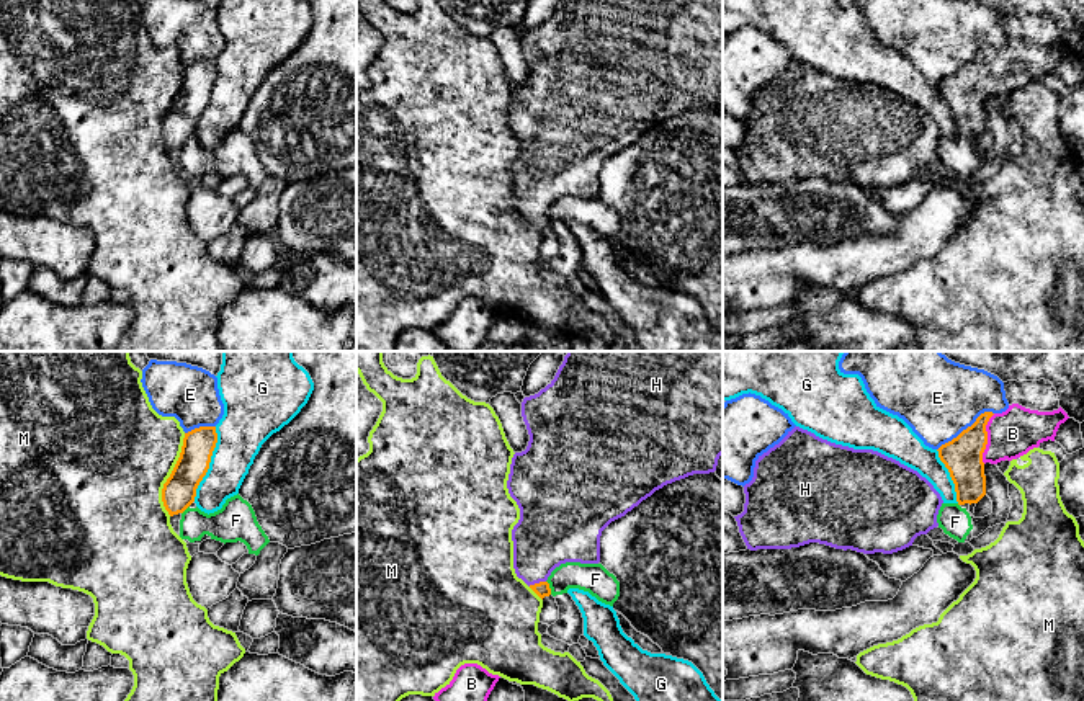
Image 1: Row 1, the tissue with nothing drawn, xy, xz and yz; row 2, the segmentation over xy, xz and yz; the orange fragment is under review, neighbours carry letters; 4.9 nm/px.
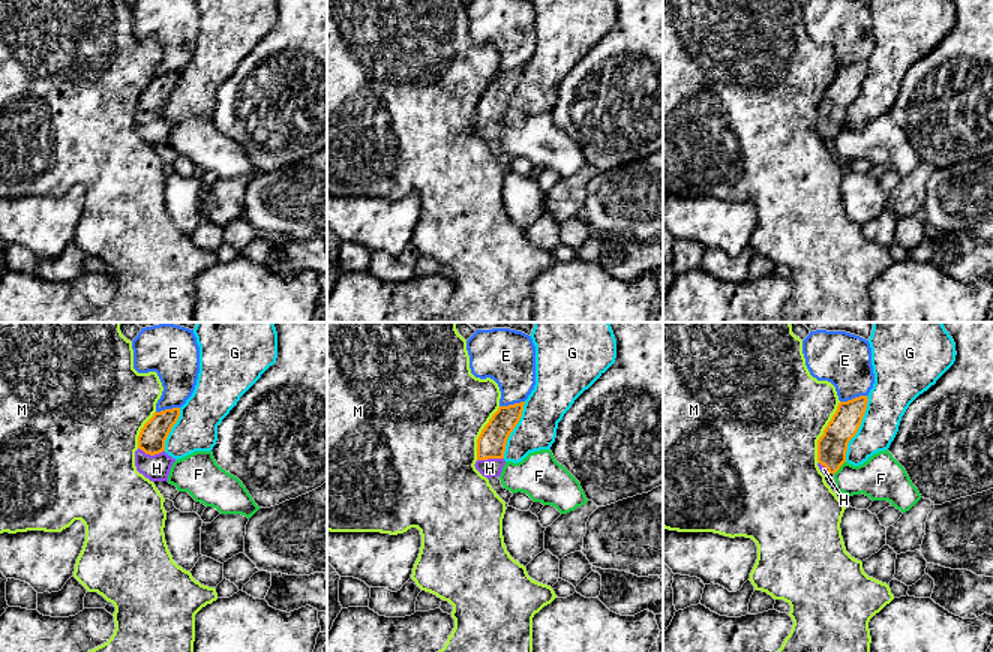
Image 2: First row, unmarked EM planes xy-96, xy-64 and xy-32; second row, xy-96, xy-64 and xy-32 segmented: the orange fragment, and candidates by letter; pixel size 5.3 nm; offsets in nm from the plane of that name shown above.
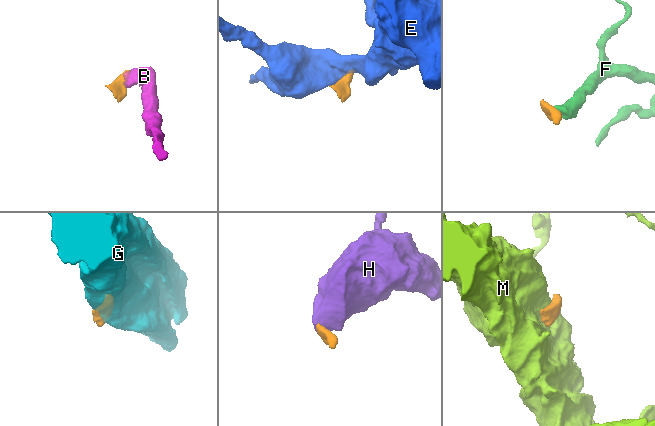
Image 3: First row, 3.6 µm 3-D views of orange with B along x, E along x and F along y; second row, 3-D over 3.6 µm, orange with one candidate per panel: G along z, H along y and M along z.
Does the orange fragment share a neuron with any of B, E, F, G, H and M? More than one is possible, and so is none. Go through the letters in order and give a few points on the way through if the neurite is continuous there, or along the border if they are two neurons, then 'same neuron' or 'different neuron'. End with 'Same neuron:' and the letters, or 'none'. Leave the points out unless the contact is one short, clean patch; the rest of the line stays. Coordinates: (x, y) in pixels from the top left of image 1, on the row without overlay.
B: across yz (962, 90), (986, 72), (1012, 67) | same neuron
E: different neuron
F: along xz (546, 214), (551, 227) | different neuron
G: different neuron
H: across xz (542, 223), (537, 218), (537, 185), (546, 169) | same neuron
M: along xy (185, 67), (180, 90), (162, 123), (162, 139), (169, 149) | different neuron
Same neuron: B, H

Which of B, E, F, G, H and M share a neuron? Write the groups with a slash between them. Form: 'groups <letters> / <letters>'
groups B H / E / F / G / M

